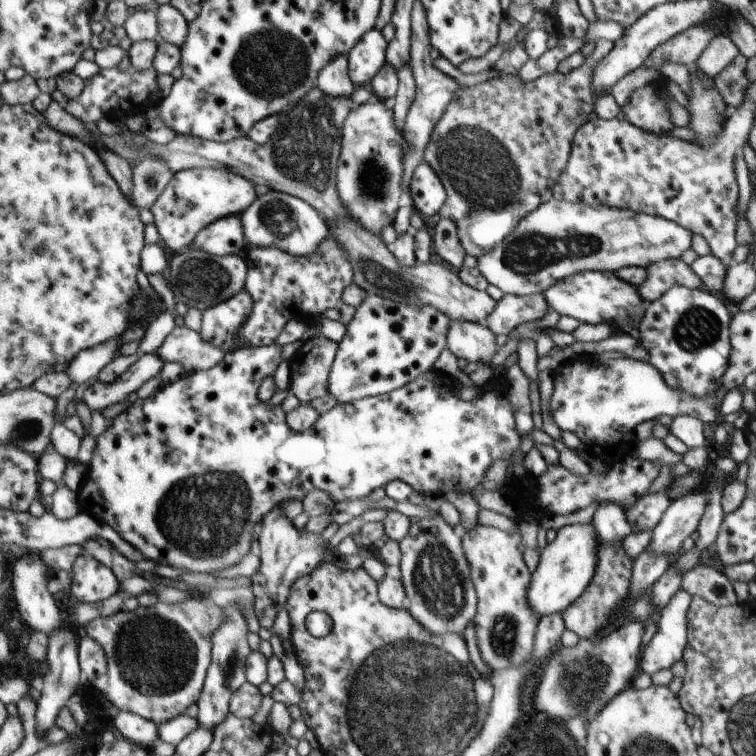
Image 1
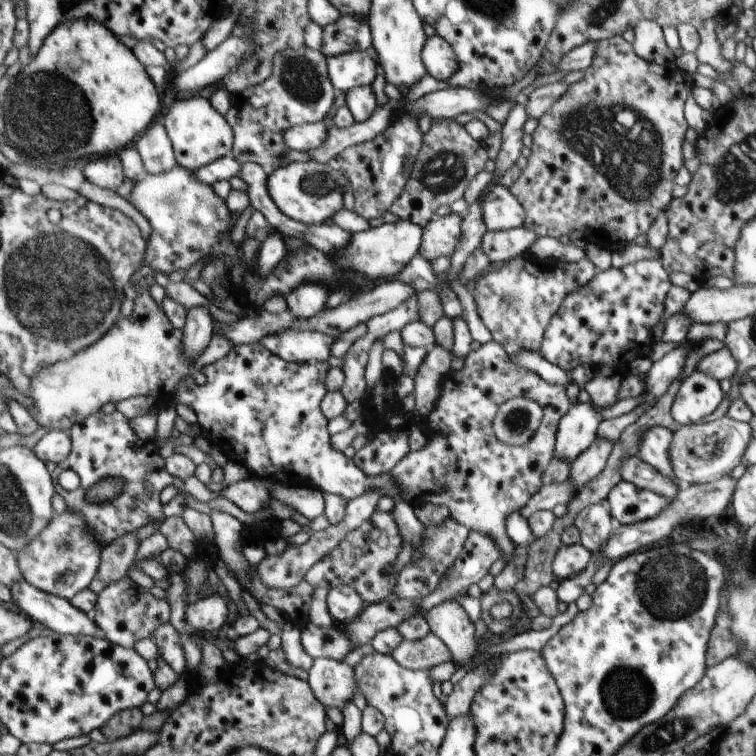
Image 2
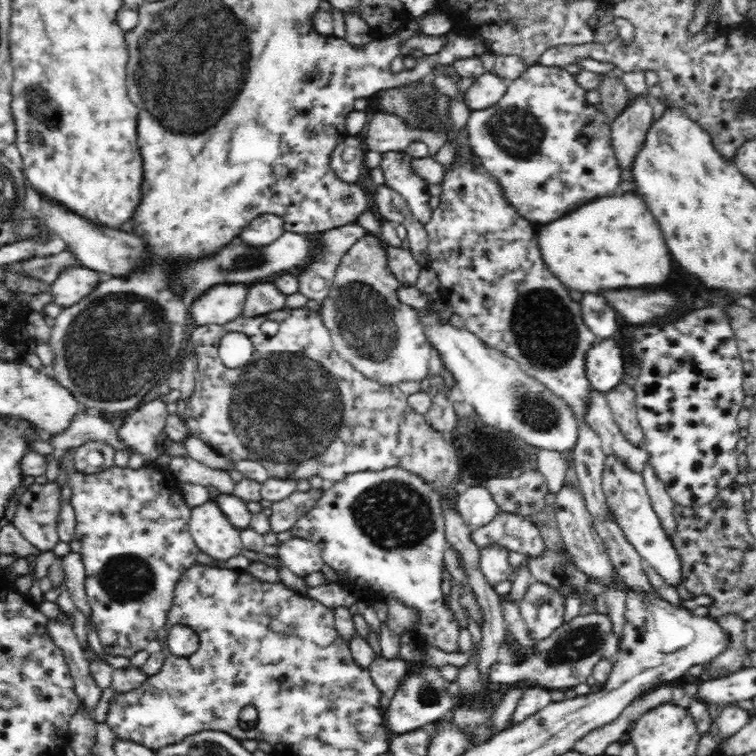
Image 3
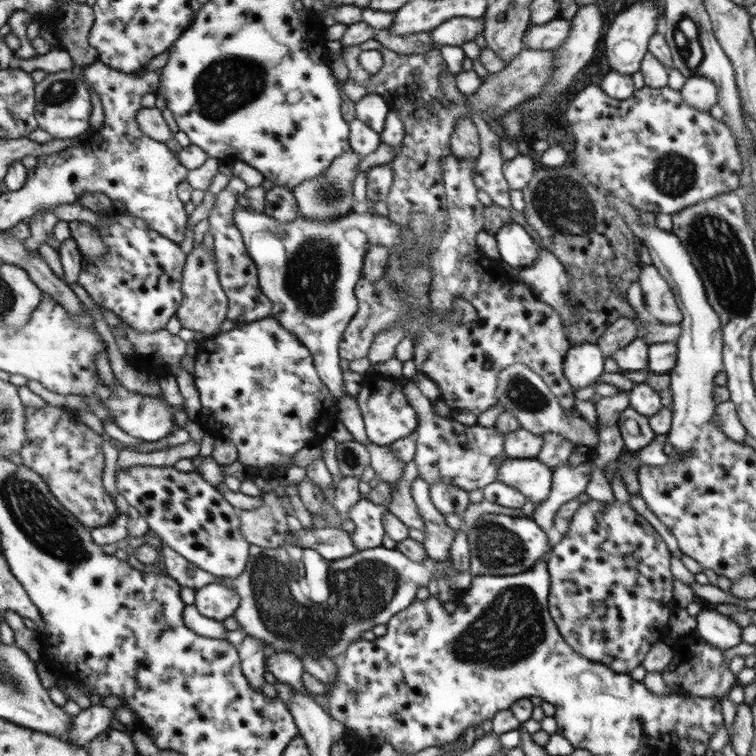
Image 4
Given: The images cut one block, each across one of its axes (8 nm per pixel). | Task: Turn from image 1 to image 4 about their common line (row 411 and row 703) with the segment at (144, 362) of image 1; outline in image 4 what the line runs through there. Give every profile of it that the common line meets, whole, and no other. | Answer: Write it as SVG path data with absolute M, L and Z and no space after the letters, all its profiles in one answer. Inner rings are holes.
M102 702L82 710L76 716L75 728L70 732L70 736L66 740L78 745L88 746L102 732L111 728L110 724L115 719L114 712L115 710L104 706Z

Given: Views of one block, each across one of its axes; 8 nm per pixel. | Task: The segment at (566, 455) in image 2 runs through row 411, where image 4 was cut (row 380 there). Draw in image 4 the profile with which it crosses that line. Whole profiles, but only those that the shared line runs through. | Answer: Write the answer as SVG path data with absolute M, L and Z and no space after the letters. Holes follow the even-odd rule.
M597 344L573 346L565 357L564 375L574 390L590 387L604 374L605 357Z

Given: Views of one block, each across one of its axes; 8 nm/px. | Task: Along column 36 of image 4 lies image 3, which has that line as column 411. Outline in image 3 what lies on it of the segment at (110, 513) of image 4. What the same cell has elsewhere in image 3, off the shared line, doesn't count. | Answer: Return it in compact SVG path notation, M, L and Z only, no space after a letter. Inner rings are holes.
M308 307L301 308L284 308L264 316L244 316L242 314L240 318L230 322L229 324L204 324L198 325L195 330L192 330L190 337L190 345L196 349L198 353L200 370L198 376L196 376L195 388L193 389L190 400L186 403L186 409L184 410L184 418L188 428L192 431L193 436L198 436L202 442L212 447L214 451L220 453L227 459L231 459L233 462L240 461L241 459L253 459L254 461L264 462L264 466L268 469L270 477L286 477L294 476L300 478L309 478L317 474L322 477L322 480L326 485L332 485L336 480L342 480L345 476L352 474L353 472L362 471L378 471L388 466L398 465L402 468L410 469L410 472L416 472L422 478L426 480L432 480L437 485L440 493L445 489L446 491L457 494L462 487L462 480L459 476L460 468L458 466L458 456L456 455L455 447L450 444L450 439L439 431L434 430L425 419L425 416L418 414L408 403L407 396L403 394L397 384L382 384L372 377L368 377L363 373L360 373L358 369L347 362L342 360L338 353L334 351L333 342L331 341L331 335L329 328L324 323L324 318L320 312L314 312L314 310ZM264 322L277 322L278 332L274 336L268 336L263 334L261 330ZM230 332L240 332L246 334L253 345L252 357L244 366L234 369L228 369L223 366L223 362L219 358L219 344L222 338Z

